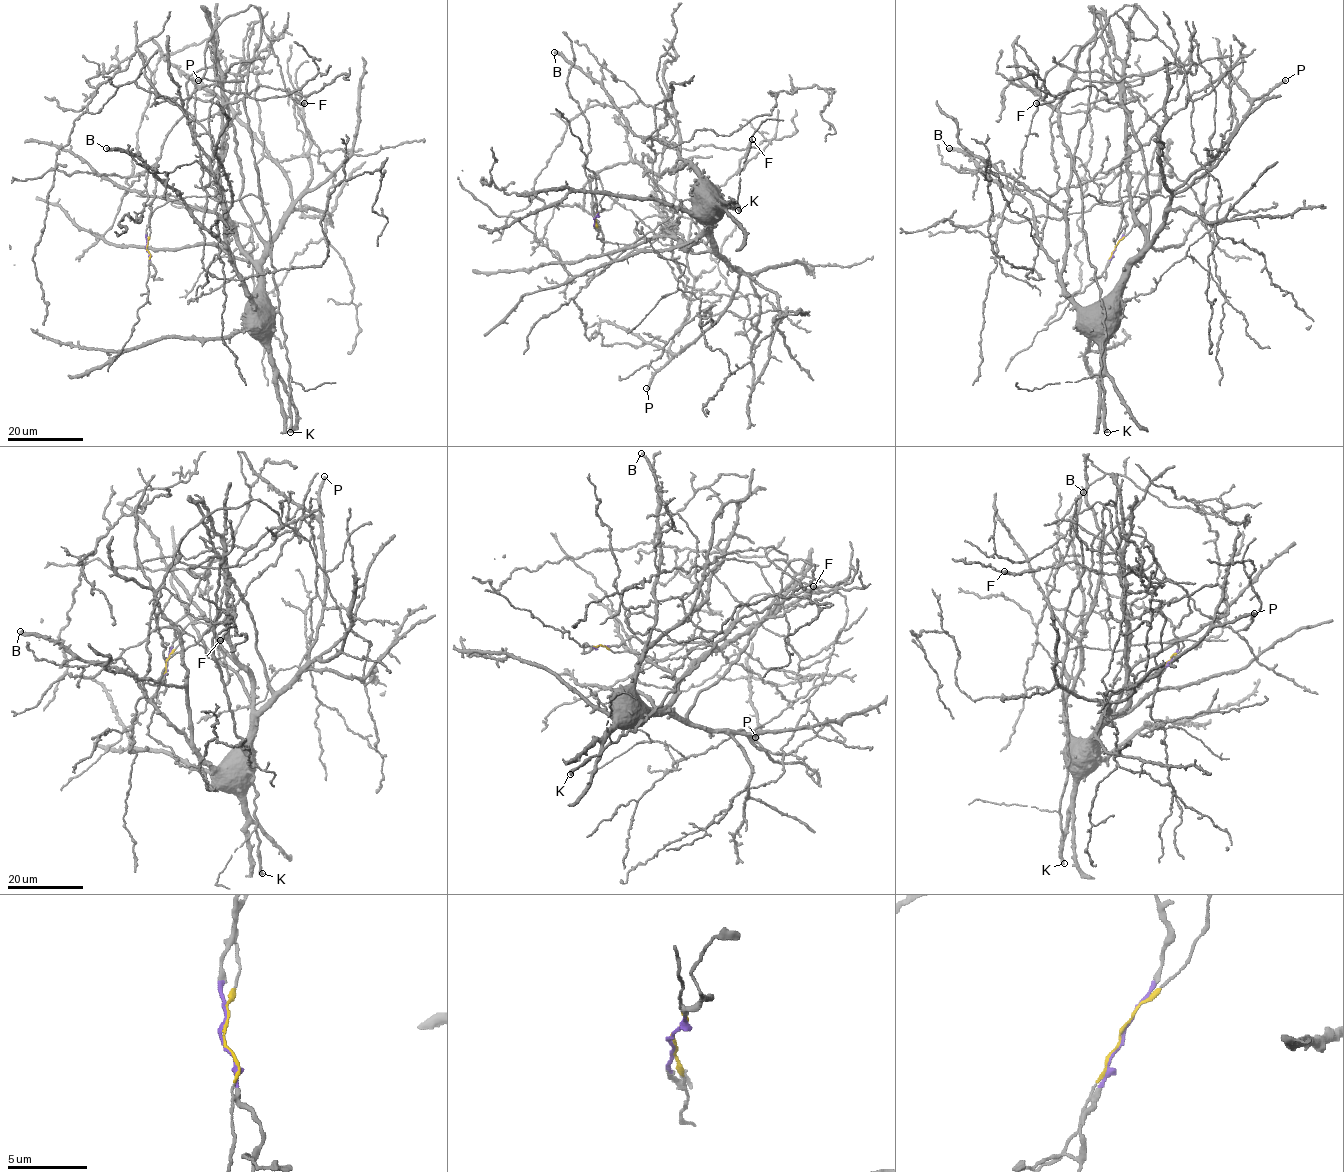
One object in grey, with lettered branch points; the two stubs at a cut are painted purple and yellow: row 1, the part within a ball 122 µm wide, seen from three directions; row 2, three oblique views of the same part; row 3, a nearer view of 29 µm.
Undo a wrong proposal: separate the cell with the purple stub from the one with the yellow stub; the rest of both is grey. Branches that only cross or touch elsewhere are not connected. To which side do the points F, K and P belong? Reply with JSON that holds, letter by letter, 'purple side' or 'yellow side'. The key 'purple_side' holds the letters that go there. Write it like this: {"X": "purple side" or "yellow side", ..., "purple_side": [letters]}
{"F": "purple side", "K": "yellow side", "P": "purple side", "purple_side": ["F", "P"]}

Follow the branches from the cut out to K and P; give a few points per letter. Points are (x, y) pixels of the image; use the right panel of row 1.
K: (1115, 247), (1129, 232), (1141, 199), (1100, 202), (1087, 194), (1083, 230), (1104, 316), (1101, 363), (1107, 432)
P: (1115, 247), (1157, 132), (1136, 97), (1123, 105), (1145, 167), (1150, 242), (1171, 194), (1286, 80)

